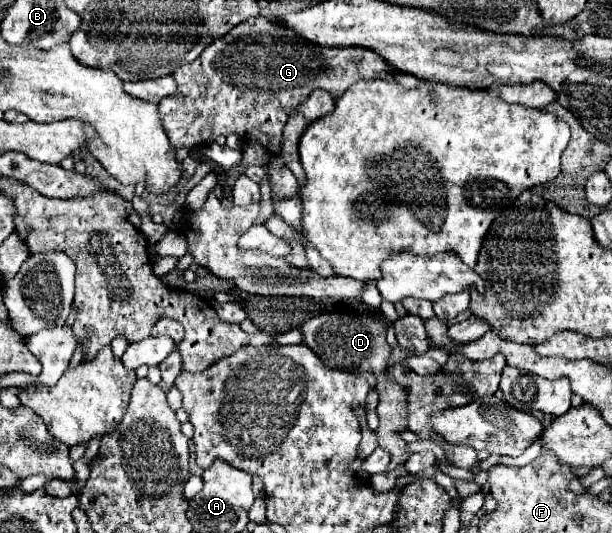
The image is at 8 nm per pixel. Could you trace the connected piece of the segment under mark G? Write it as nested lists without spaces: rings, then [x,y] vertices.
[[[255,16],[241,26],[233,28],[225,38],[219,38],[213,42],[213,46],[207,46],[201,52],[201,58],[197,62],[185,64],[175,70],[173,78],[177,82],[177,92],[171,96],[165,96],[159,106],[159,118],[165,134],[169,136],[169,142],[175,150],[179,148],[197,148],[201,144],[213,142],[217,136],[229,136],[237,134],[241,142],[261,142],[271,154],[281,152],[281,132],[287,122],[289,110],[297,104],[301,104],[315,88],[331,90],[335,98],[339,98],[353,82],[361,78],[377,78],[381,72],[391,72],[383,58],[361,46],[347,46],[347,48],[327,48],[327,46],[315,46],[305,42],[303,38],[297,38],[295,34],[289,34],[289,30],[277,26],[277,18],[265,18]]]

